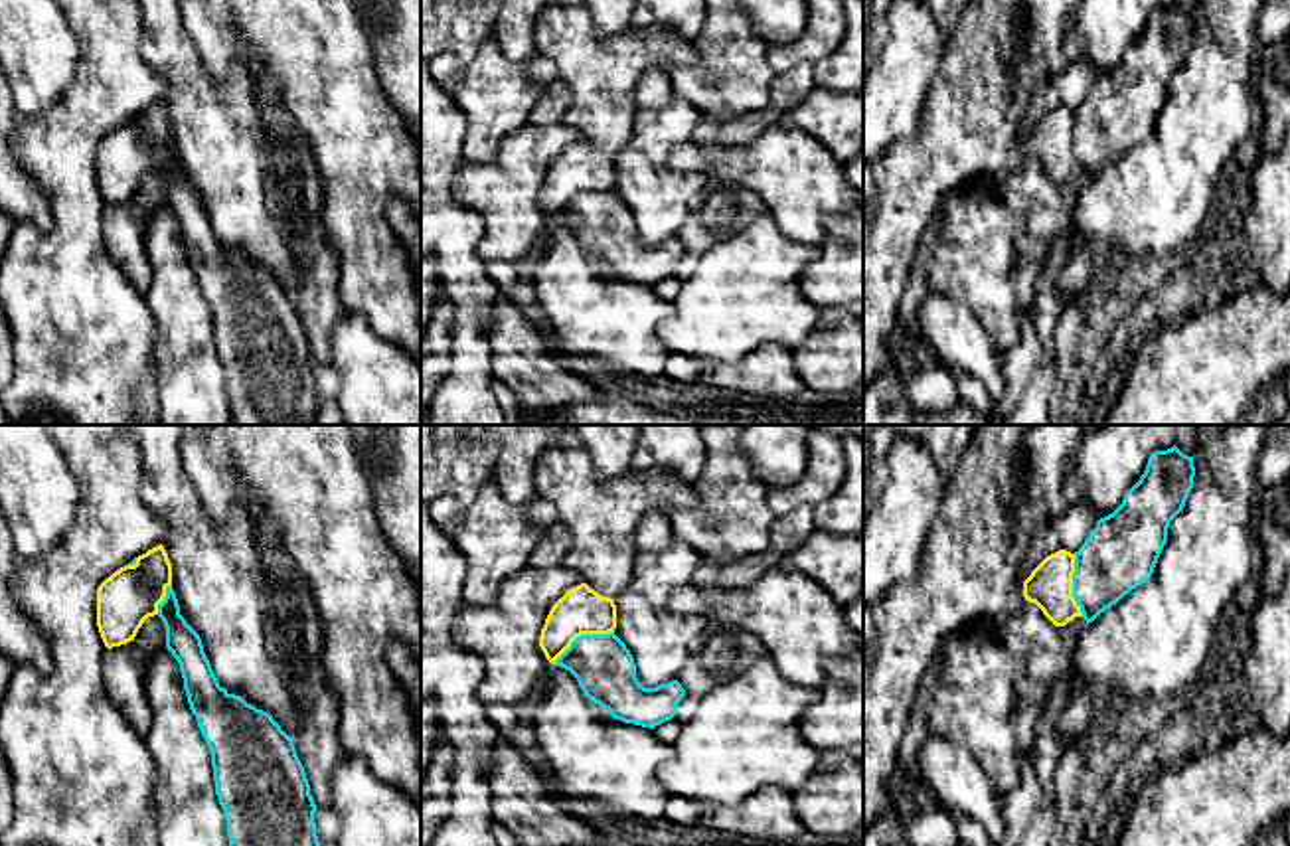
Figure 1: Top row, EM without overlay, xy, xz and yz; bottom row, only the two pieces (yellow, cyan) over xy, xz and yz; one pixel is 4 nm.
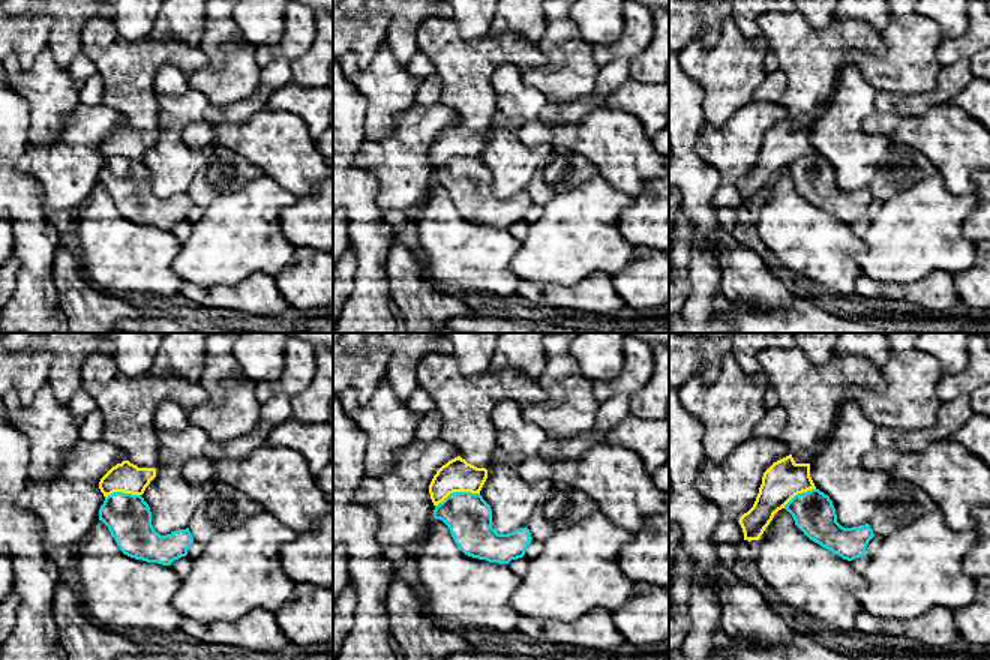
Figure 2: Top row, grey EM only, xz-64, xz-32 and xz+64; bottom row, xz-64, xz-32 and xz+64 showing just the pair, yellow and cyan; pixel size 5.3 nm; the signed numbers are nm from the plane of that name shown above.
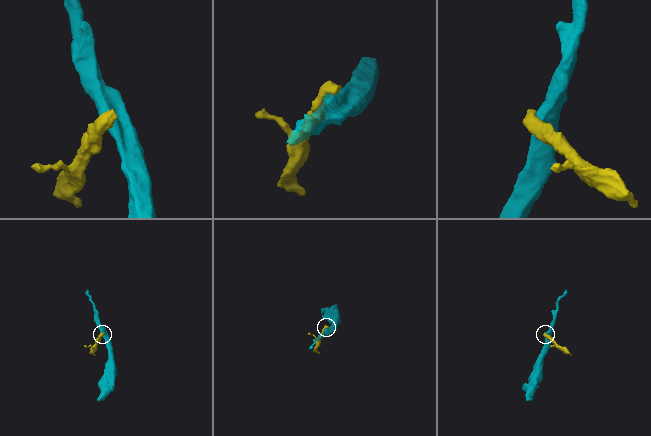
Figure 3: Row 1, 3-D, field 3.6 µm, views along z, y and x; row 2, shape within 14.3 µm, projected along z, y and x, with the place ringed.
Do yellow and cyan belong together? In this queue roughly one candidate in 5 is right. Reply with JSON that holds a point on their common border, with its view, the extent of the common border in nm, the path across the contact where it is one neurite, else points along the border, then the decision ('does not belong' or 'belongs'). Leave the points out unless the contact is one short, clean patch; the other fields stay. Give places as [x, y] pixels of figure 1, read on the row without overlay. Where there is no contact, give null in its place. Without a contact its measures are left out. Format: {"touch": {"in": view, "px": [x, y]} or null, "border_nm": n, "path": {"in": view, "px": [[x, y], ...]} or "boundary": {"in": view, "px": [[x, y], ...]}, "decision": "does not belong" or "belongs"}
{"touch": {"in": "xz", "px": [581, 190]}, "border_nm": 280, "boundary": {"in": "xz", "px": [[613, 188], [581, 190], [554, 222]]}, "decision": "does not belong"}

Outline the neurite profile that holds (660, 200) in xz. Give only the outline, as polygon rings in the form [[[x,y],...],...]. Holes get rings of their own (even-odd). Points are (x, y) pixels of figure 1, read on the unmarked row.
[[[660,67],[642,73],[634,105],[632,136],[614,156],[614,192],[630,208],[638,239],[656,245],[678,237],[705,198],[707,174],[678,174],[668,166],[670,150],[691,140],[701,113],[674,93],[670,75]]]

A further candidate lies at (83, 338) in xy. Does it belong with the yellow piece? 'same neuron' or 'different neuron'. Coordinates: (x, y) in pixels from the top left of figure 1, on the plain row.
different neuron

